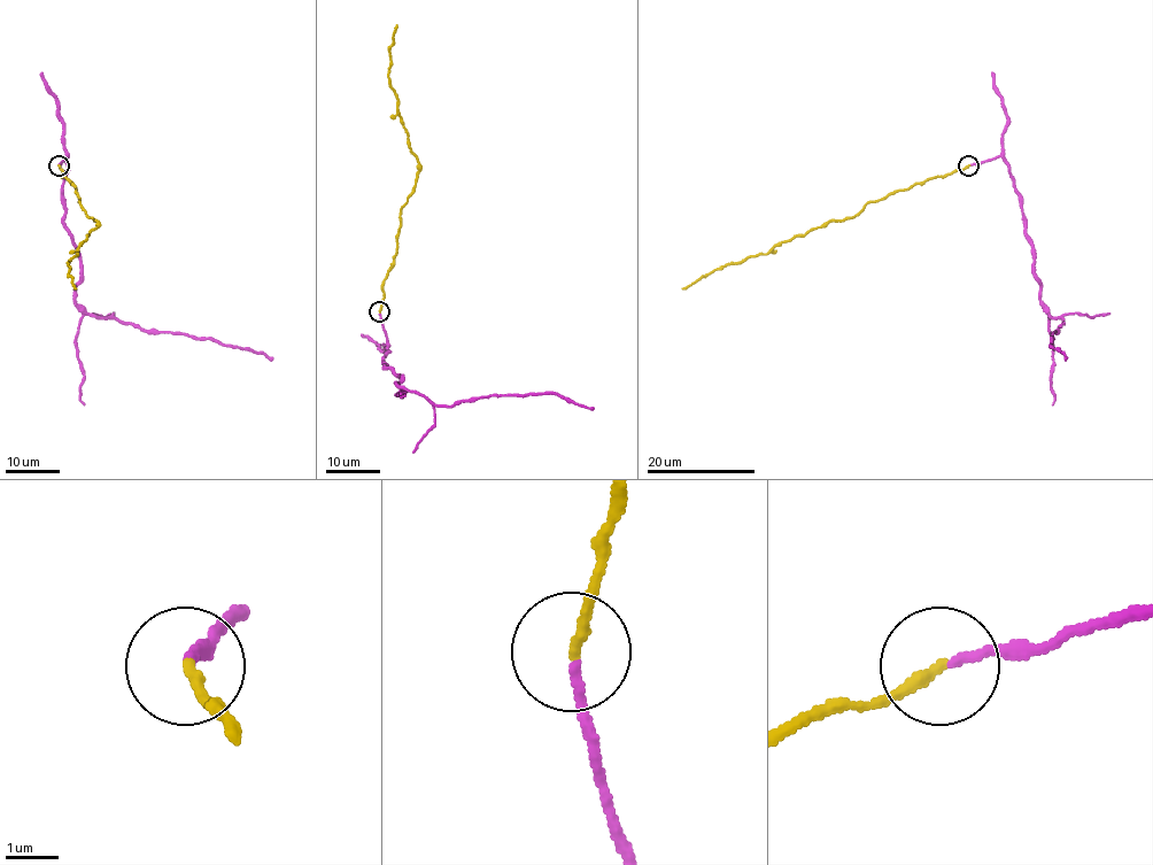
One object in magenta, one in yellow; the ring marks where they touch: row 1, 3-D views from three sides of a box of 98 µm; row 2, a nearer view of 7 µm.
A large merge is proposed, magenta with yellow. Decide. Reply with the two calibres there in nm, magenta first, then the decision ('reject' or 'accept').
calibres 160 and 200 nm; accept

